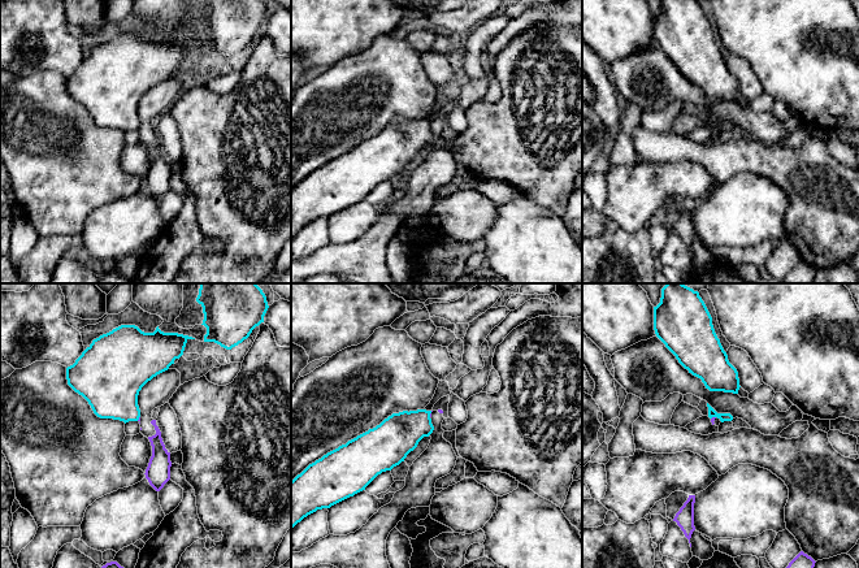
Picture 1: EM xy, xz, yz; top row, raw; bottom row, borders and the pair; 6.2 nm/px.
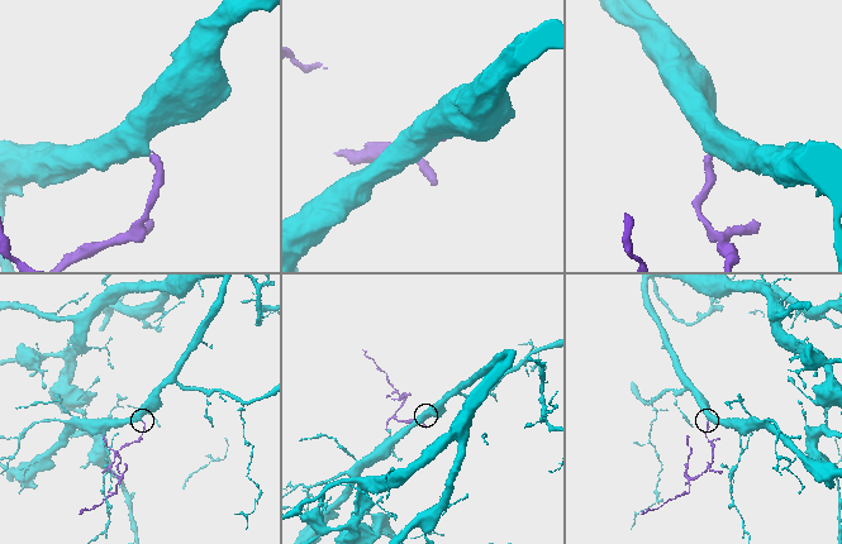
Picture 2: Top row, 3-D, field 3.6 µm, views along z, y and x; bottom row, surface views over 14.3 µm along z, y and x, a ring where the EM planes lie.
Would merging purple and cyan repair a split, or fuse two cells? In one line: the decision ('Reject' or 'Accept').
Reject

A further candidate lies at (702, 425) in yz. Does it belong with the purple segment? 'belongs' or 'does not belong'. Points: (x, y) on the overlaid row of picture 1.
does not belong

